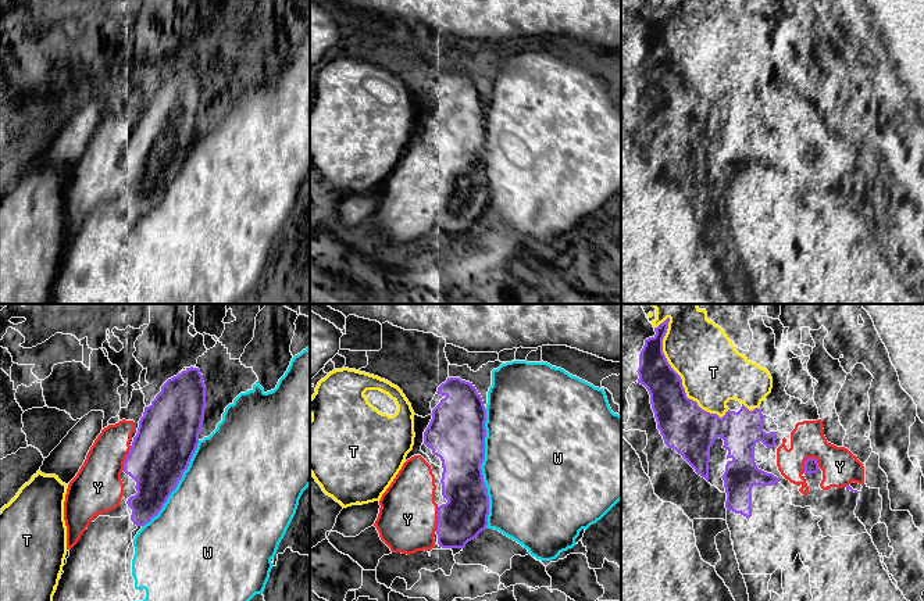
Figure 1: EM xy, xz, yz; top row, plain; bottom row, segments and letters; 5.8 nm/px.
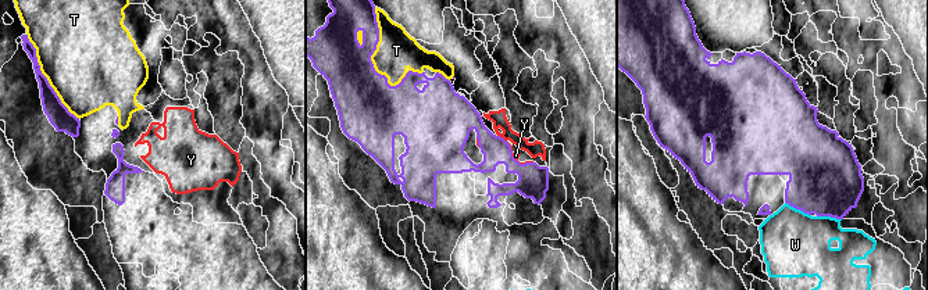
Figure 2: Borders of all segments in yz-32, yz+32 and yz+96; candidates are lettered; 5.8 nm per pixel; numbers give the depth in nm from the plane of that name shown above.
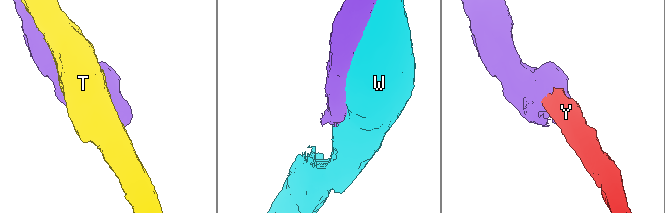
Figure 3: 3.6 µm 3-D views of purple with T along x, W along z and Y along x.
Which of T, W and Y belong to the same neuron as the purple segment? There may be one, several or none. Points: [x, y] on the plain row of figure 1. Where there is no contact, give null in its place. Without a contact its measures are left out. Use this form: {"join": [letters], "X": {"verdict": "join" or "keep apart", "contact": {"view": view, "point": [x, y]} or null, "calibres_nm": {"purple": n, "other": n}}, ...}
{"join": ["Y"], "T": {"verdict": "keep apart", "contact": {"view": "yz", "point": [677, 63]}, "calibres_nm": {"purple": 260, "other": 380}}, "W": {"verdict": "keep apart", "contact": {"view": "xz", "point": [480, 157]}, "calibres_nm": {"purple": 340, "other": 460}}, "Y": {"verdict": "join", "contact": {"view": "yz", "point": [805, 151]}, "calibres_nm": {"purple": 80, "other": 220}}}

